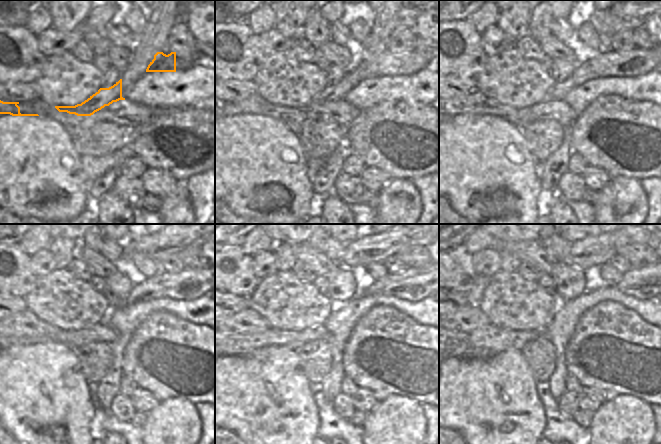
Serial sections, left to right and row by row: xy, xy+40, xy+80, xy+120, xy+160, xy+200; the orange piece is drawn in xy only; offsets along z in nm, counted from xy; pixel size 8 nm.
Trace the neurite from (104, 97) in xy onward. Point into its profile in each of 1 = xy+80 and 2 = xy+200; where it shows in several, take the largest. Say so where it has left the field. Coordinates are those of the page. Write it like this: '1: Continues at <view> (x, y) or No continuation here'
1: Continues at xy+80 (611, 64)
2: Continues at xy+200 (642, 284).

